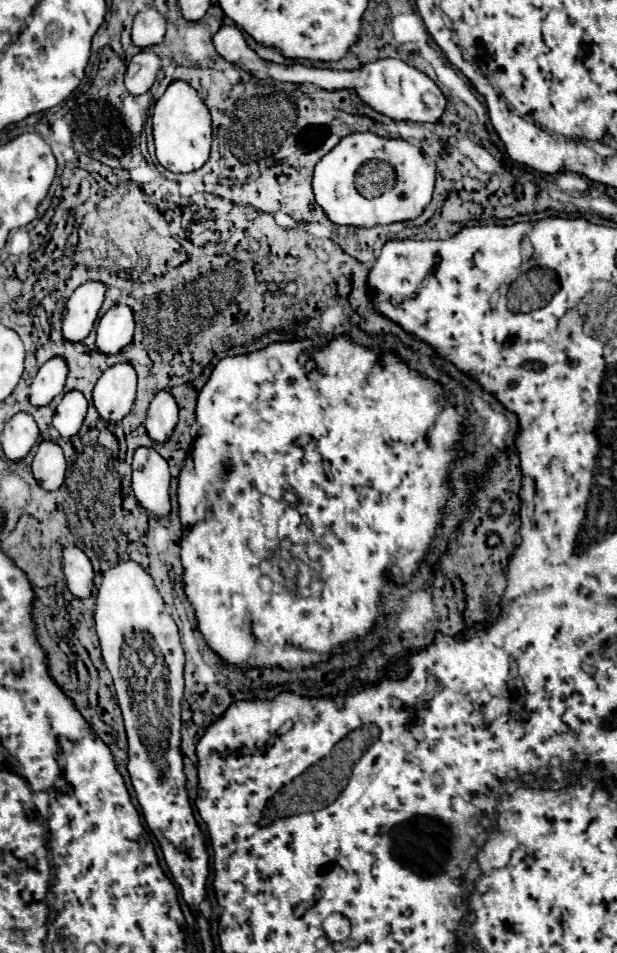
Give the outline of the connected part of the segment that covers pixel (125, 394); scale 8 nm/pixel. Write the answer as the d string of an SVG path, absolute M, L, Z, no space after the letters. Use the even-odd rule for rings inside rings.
M116 363L102 373L94 387L94 405L106 421L128 415L136 395L136 371L130 363Z

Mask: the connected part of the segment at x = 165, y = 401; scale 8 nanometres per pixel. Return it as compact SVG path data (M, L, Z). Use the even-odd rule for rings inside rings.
M158 391L150 403L148 417L146 417L148 435L154 441L164 443L168 435L174 431L176 423L178 423L178 405L174 395L170 391Z

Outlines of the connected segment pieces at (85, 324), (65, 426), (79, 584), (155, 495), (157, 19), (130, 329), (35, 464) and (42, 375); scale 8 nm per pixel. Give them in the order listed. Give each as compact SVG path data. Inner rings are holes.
M100 281L82 283L66 303L62 333L68 341L82 341L94 327L102 307L106 285Z
M74 389L64 395L60 405L56 407L56 415L52 421L64 439L70 439L72 435L76 435L80 431L86 409L88 409L88 401L82 395L82 391Z
M70 545L62 551L62 565L66 575L66 585L72 595L84 599L90 597L94 587L94 571L82 549Z
M138 447L132 461L132 489L140 505L144 505L154 517L164 519L170 513L170 471L166 459L152 447Z
M148 7L148 9L140 11L140 13L134 17L132 41L134 41L134 45L138 45L140 49L146 49L146 47L150 47L150 45L162 43L164 31L166 31L166 19L164 19L154 7Z
M114 305L108 309L96 329L96 345L102 353L118 353L124 349L134 335L134 311L128 305Z
M42 441L32 461L32 473L44 489L48 491L58 489L66 473L66 459L62 447L54 441Z
M60 355L50 357L36 373L32 381L32 393L30 393L30 403L36 407L48 405L58 393L62 393L64 383L68 377L68 365L66 359Z

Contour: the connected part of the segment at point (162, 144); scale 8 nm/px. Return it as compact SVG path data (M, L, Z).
M174 81L168 85L166 93L156 101L154 113L154 141L158 161L174 173L190 173L200 169L210 155L212 145L212 119L204 101L198 97L196 89L186 81Z

